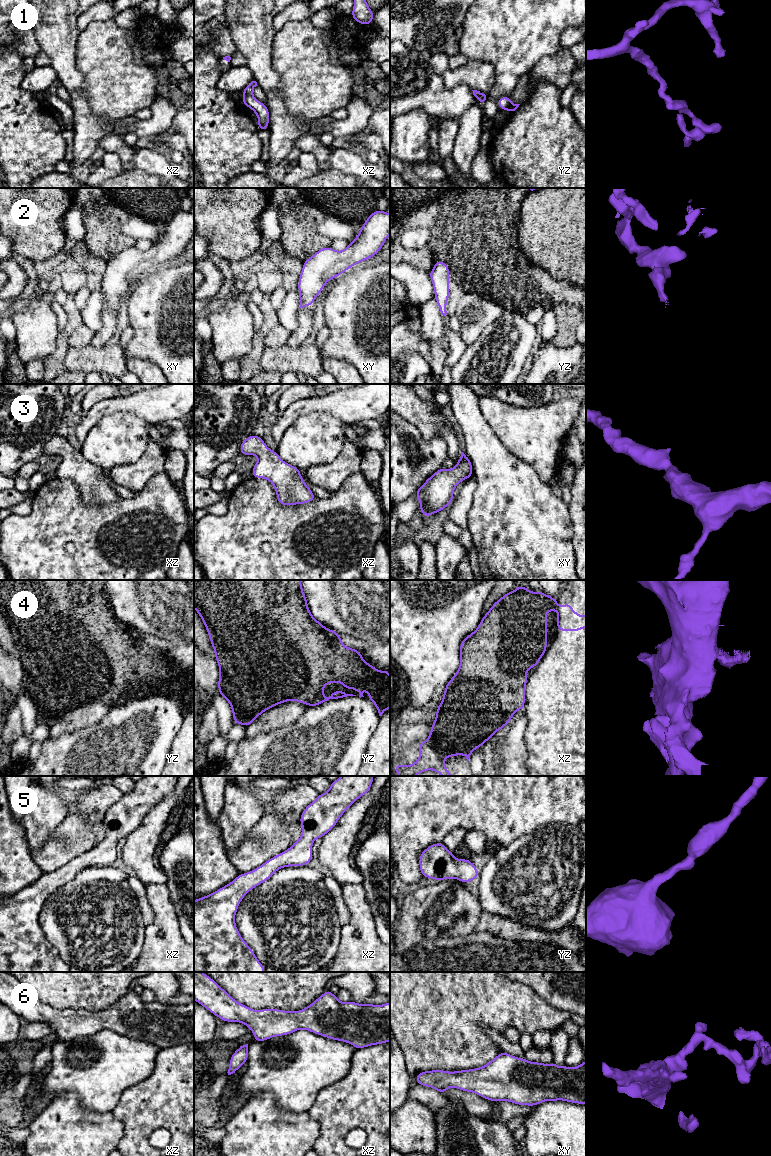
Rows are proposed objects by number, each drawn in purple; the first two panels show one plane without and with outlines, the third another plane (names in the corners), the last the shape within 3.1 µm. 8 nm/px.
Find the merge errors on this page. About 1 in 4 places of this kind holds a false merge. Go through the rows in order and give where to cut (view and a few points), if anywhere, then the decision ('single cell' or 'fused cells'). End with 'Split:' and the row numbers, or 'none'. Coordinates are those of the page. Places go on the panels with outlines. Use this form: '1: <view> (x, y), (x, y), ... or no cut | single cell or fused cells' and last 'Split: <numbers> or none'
1: no cut | single cell
2: no cut | single cell
3: no cut | single cell
4: no cut | single cell
5: no cut | single cell
6: no cut | single cell
Split: none

